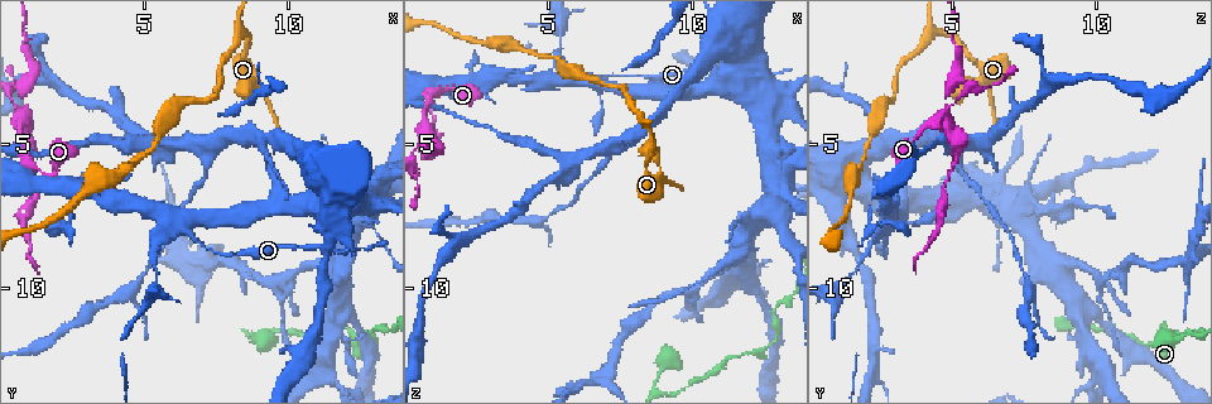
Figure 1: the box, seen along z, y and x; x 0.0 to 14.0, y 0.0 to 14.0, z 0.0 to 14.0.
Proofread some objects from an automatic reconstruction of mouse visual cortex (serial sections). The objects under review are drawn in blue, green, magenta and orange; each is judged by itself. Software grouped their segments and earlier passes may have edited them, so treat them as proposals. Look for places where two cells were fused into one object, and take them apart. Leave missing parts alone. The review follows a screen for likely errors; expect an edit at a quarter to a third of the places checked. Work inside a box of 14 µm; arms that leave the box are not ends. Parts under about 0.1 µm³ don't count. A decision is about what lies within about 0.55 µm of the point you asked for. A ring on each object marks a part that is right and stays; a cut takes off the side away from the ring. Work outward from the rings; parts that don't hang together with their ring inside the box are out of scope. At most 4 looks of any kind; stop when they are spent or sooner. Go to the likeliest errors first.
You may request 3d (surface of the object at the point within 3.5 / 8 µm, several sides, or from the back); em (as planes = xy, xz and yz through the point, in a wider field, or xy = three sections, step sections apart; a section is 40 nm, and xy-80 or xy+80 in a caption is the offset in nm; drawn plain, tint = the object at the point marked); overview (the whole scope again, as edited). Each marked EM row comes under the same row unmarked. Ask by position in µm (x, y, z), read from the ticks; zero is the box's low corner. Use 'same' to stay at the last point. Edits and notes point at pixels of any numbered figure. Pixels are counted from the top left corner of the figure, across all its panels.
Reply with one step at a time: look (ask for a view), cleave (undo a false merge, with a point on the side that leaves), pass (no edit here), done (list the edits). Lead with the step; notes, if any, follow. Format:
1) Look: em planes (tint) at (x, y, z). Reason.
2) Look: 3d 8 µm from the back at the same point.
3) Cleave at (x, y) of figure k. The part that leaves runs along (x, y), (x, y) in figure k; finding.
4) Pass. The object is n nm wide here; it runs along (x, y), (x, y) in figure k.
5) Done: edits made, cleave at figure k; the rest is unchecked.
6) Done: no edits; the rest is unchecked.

Look: 3d 3.5 µm at (0.9, 4.3, 4.5). Arms run side by side.

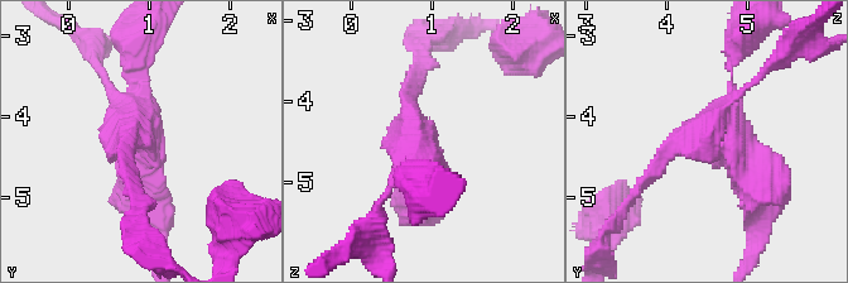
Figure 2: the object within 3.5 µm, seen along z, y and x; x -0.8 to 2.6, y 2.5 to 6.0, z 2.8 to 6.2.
Cleave at (116, 192) of figure 2. The arms are 100, 100, 200, 300 nm wide; a second cell is stuck on.

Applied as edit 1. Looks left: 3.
Look: 3d 3.5 µm at (8.8, 11.5, 13.1).

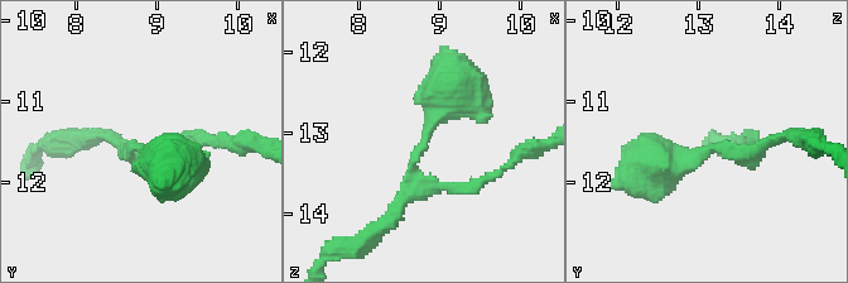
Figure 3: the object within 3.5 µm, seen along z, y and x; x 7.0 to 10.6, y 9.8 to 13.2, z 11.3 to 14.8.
Look: em planes (tint) at (8.80, 11.60, 13.20). 3 arms meet here; the arms are 150, 200, 600 nm wide.

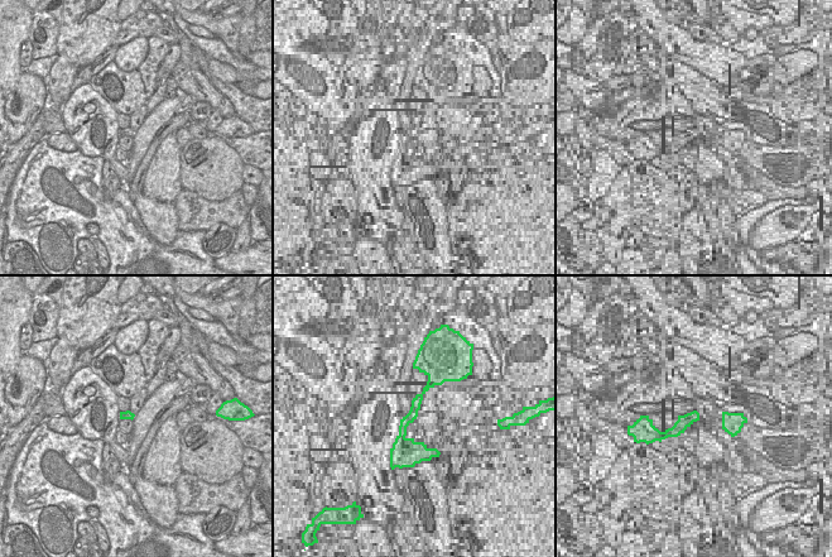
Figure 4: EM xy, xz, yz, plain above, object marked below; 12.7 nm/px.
Pass. The object is 120 nm wide here; it runs along (755, 140), (641, 168) in figure 3; continuous, no second cell.

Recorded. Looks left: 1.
Done: edits made, cleave at figure 2; the rest is unchecked.

